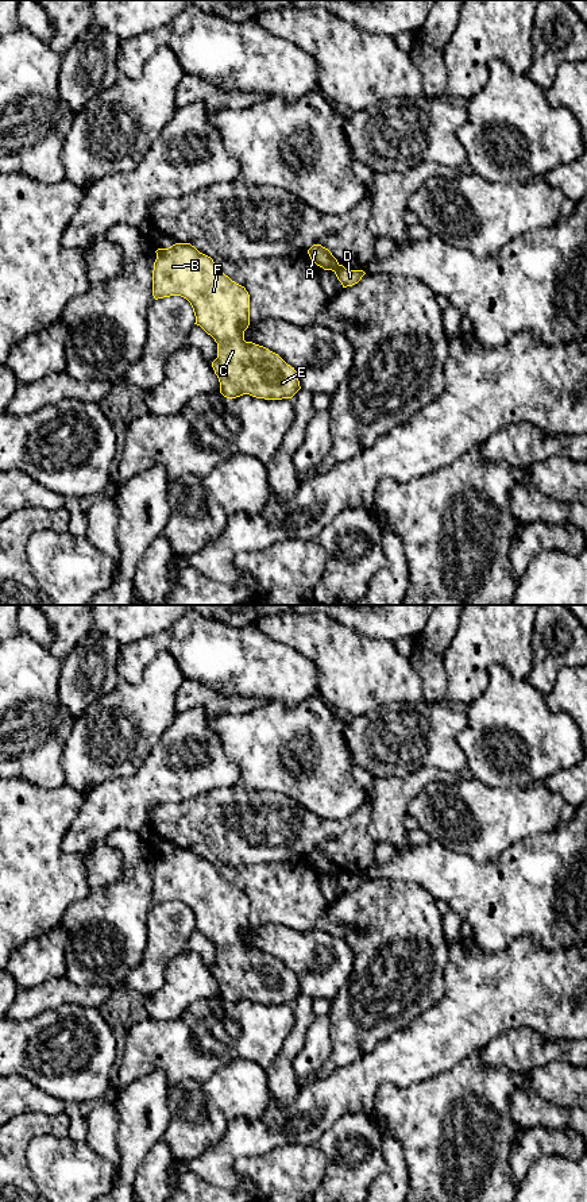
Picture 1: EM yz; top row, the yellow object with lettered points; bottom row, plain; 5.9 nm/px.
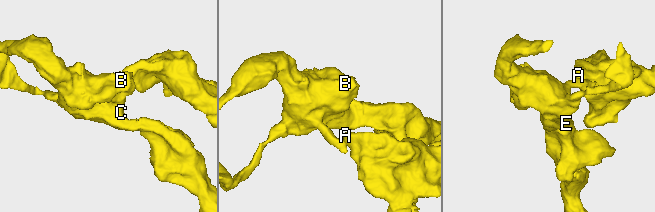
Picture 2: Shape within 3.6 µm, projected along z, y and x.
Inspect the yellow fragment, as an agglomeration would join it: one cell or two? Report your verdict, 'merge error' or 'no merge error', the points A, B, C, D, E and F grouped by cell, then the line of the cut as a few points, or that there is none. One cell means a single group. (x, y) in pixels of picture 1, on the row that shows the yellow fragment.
merge error | A / B C D E F | yz (339, 265), (332, 270)

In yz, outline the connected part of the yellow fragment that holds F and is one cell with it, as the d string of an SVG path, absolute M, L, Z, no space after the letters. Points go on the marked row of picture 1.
M175 243L155 253L152 296L155 300L181 296L190 303L194 324L217 343L217 358L212 367L220 382L220 393L227 398L243 394L264 400L291 398L301 389L294 367L269 348L244 340L244 331L250 325L250 294L246 288L225 276L211 257L190 243Z

